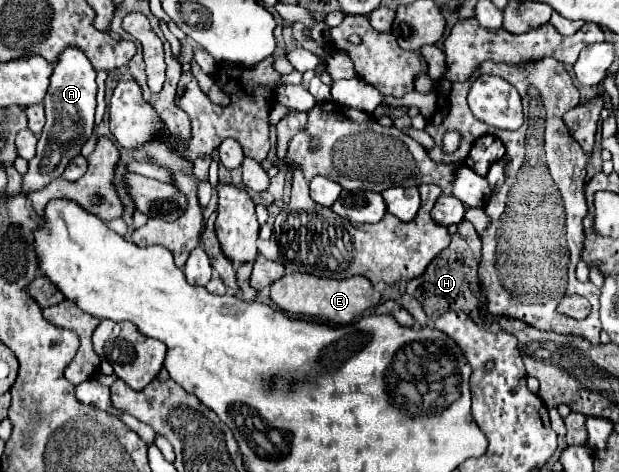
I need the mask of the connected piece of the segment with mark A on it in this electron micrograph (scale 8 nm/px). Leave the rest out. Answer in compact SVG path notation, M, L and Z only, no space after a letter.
M67 47L59 55L59 61L53 65L53 75L49 81L47 95L43 99L47 123L37 143L37 155L29 163L29 173L23 175L23 191L35 191L45 187L49 181L61 177L67 163L79 155L85 141L91 137L93 131L93 117L95 117L95 69L87 55L79 47Z

